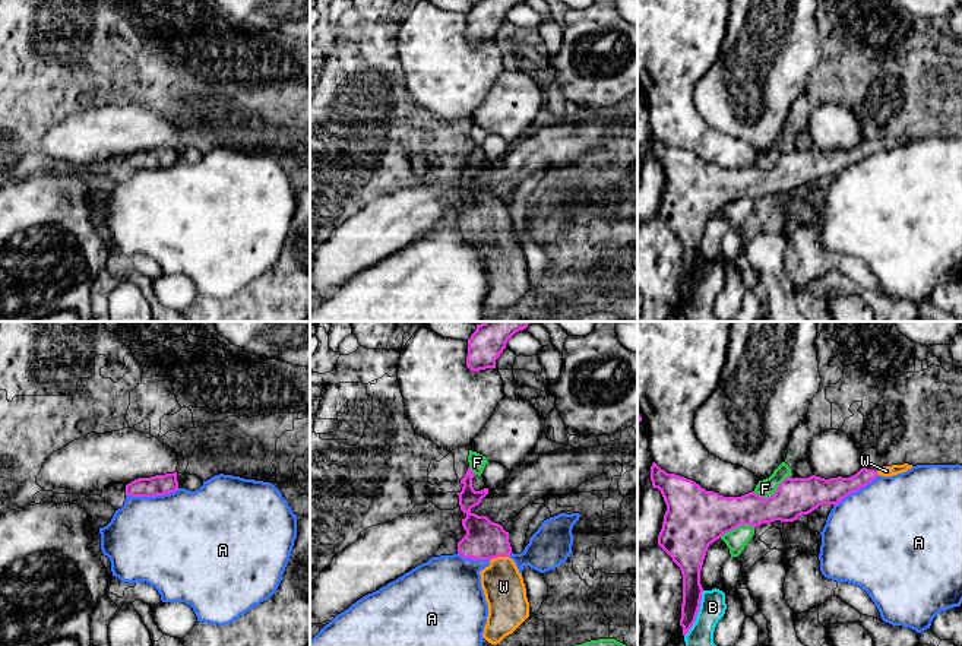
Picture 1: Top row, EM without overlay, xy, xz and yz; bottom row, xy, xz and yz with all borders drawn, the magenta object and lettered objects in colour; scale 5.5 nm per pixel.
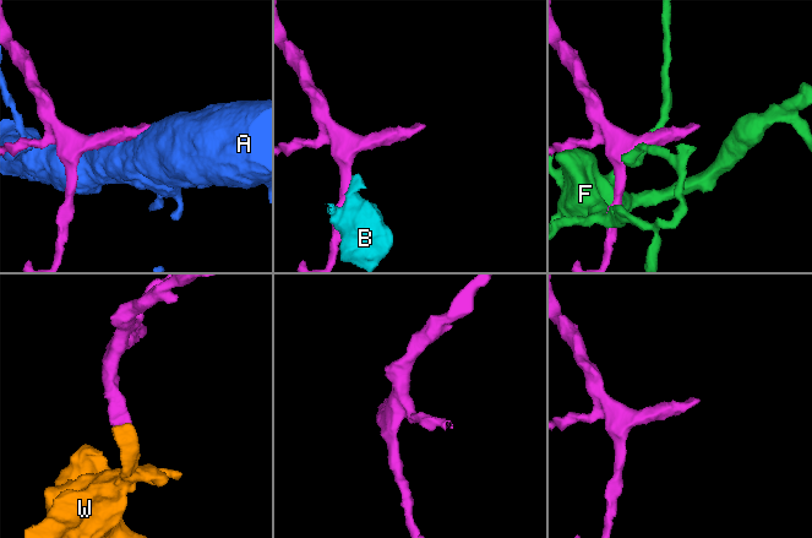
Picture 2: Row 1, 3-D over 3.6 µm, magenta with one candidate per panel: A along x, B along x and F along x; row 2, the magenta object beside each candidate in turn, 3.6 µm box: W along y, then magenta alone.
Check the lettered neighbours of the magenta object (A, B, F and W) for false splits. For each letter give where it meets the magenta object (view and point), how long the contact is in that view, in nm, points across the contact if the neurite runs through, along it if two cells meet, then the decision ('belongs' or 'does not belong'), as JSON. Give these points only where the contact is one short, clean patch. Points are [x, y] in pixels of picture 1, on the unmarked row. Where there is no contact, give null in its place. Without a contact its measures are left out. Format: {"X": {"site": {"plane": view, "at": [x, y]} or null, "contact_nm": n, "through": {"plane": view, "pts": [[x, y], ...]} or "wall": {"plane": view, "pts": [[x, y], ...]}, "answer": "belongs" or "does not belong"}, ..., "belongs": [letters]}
{"A": {"site": {"plane": "xy", "at": [152, 168]}, "contact_nm": 300, "answer": "does not belong"}, "B": {"site": {"plane": "yz", "at": [696, 287]}, "contact_nm": 280, "answer": "does not belong"}, "F": {"site": {"plane": "yz", "at": [774, 167]}, "contact_nm": 220, "answer": "does not belong"}, "W": {"site": {"plane": "xz", "at": [499, 228]}, "contact_nm": 110, "through": {"plane": "xz", "pts": [[484, 212], [499, 228], [503, 259]]}, "answer": "belongs"}, "belongs": ["W"]}

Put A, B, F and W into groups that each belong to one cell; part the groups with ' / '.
A / B / F / W

